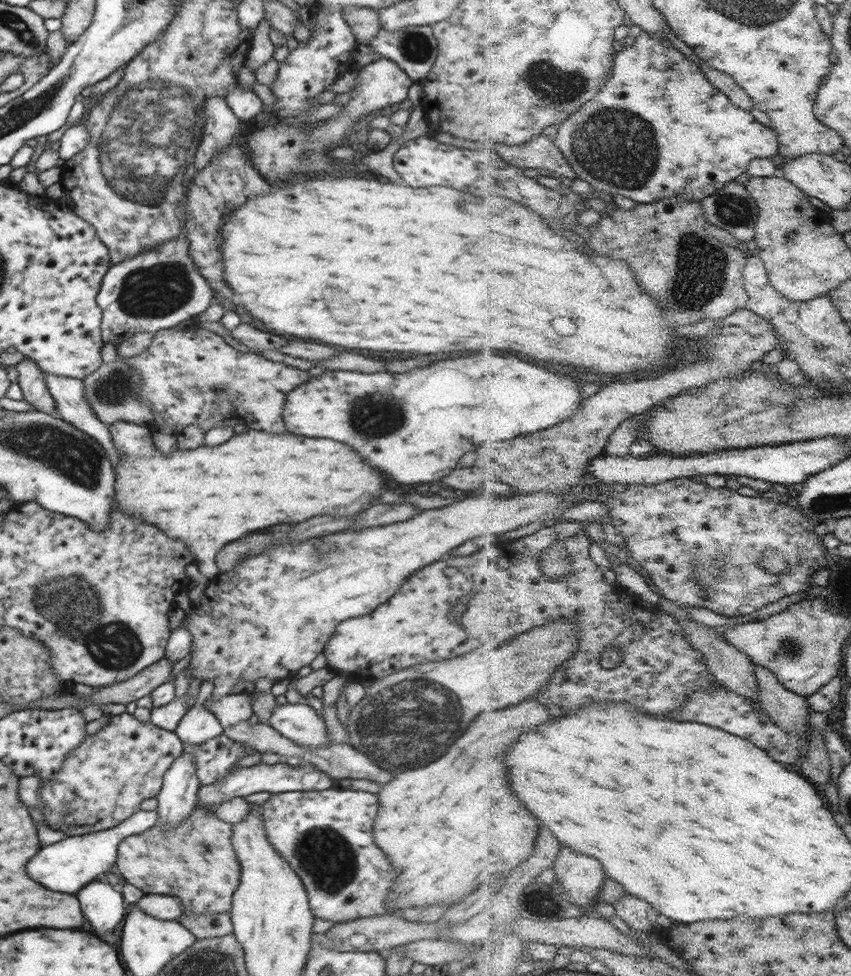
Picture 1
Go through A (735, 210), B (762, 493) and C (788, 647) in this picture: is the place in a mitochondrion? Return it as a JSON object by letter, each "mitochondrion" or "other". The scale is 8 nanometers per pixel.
{"A":"mitochondrion","B":"other","C":"mitochondrion"}

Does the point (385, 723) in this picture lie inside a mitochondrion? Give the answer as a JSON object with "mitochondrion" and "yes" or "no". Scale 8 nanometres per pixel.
{"mitochondrion":"yes"}

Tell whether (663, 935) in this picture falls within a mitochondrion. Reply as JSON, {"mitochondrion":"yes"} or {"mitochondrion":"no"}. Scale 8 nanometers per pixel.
{"mitochondrion":"no"}

